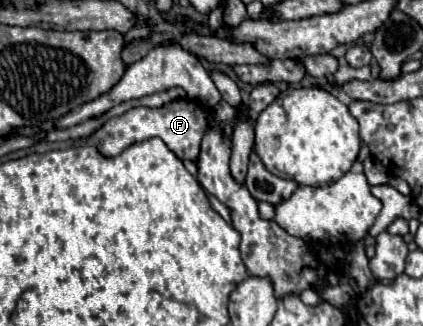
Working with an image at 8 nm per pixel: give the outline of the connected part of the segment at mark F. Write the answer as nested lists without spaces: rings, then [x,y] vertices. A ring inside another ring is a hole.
[[[178,99],[178,101],[166,103],[166,105],[156,107],[156,109],[150,109],[150,107],[132,107],[124,115],[108,119],[102,127],[98,127],[88,137],[88,141],[96,143],[98,151],[104,157],[116,157],[126,147],[130,147],[134,143],[146,141],[150,137],[160,137],[166,143],[166,147],[170,151],[174,151],[182,161],[196,163],[198,155],[200,155],[200,141],[202,141],[204,133],[210,128],[209,113],[206,111],[202,105],[192,103],[188,99]]]

